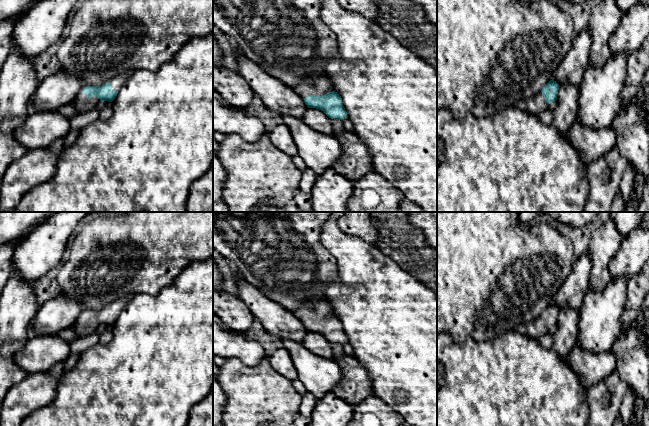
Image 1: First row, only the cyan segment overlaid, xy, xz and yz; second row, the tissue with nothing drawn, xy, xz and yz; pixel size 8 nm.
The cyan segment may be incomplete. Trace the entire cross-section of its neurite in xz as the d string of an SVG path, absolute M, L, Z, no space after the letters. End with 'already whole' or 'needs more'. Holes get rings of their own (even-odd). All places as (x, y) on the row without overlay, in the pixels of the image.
M327 301L301 306L293 313L304 323L308 332L319 333L331 343L346 343L347 336L342 328L342 322L333 314L332 307Z; needs more

